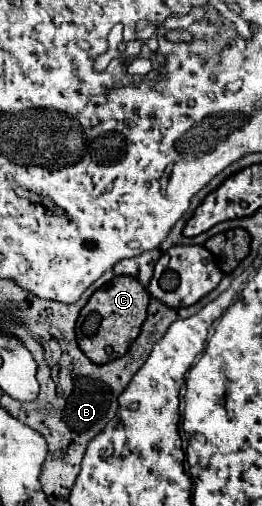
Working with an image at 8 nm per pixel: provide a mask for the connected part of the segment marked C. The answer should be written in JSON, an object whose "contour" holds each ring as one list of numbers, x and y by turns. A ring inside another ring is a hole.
{"contour":[[118,275,114,277,110,283,106,283,104,287,100,287,84,305,84,309,80,311,80,319,78,319,78,327,76,327,76,337,78,337,78,345,84,351,86,357,90,357,94,363,108,363,112,359,122,357,130,343,138,337,140,327,146,319,146,309,150,303,150,293,146,291,146,287,142,283,138,283,134,277,130,275],[96,312,102,318,106,319,106,325,102,329,102,319,100,319,100,327,96,333,88,335,82,331,82,323,90,313]]}

